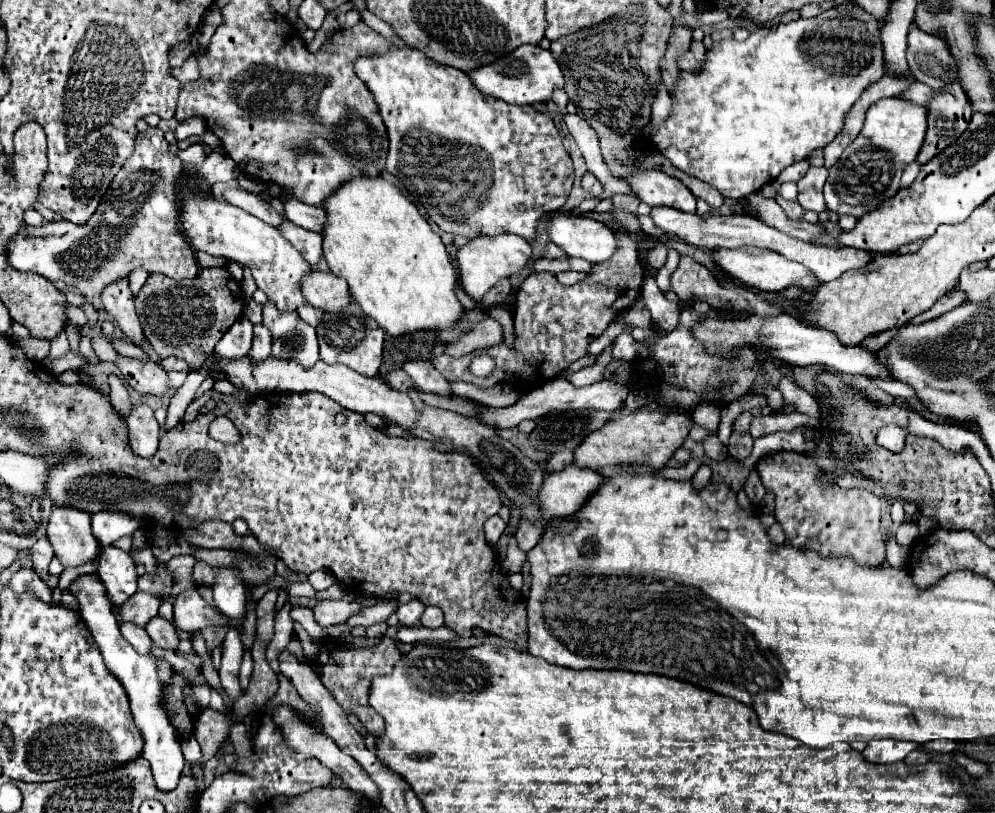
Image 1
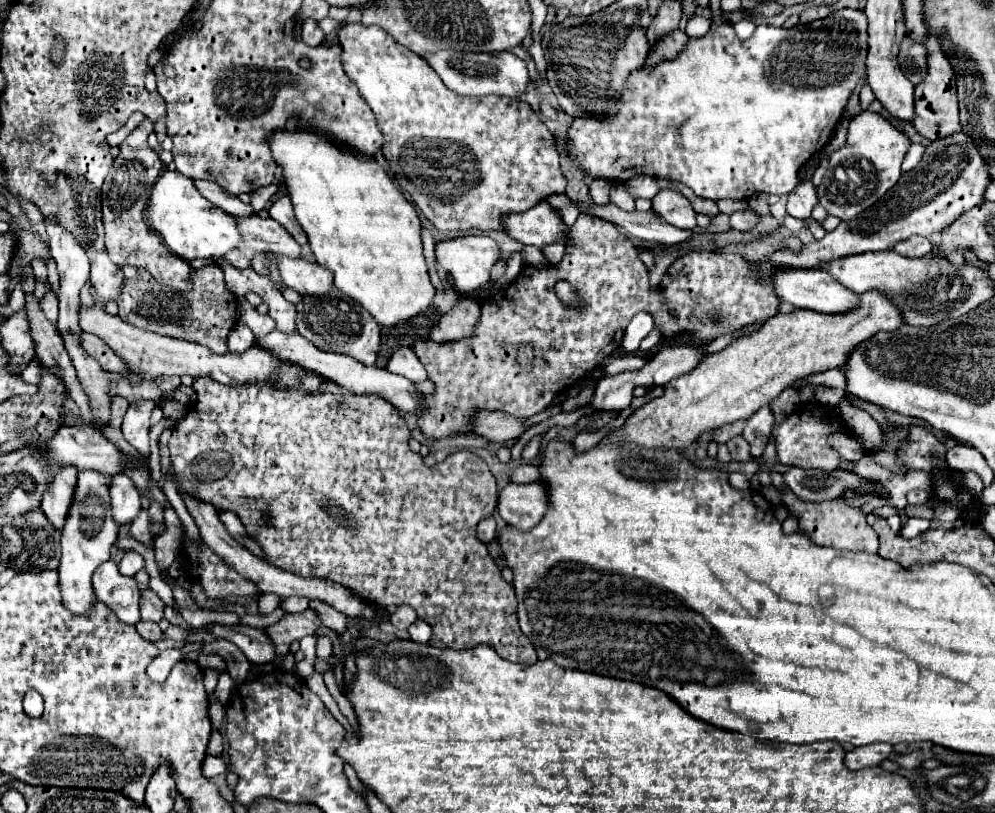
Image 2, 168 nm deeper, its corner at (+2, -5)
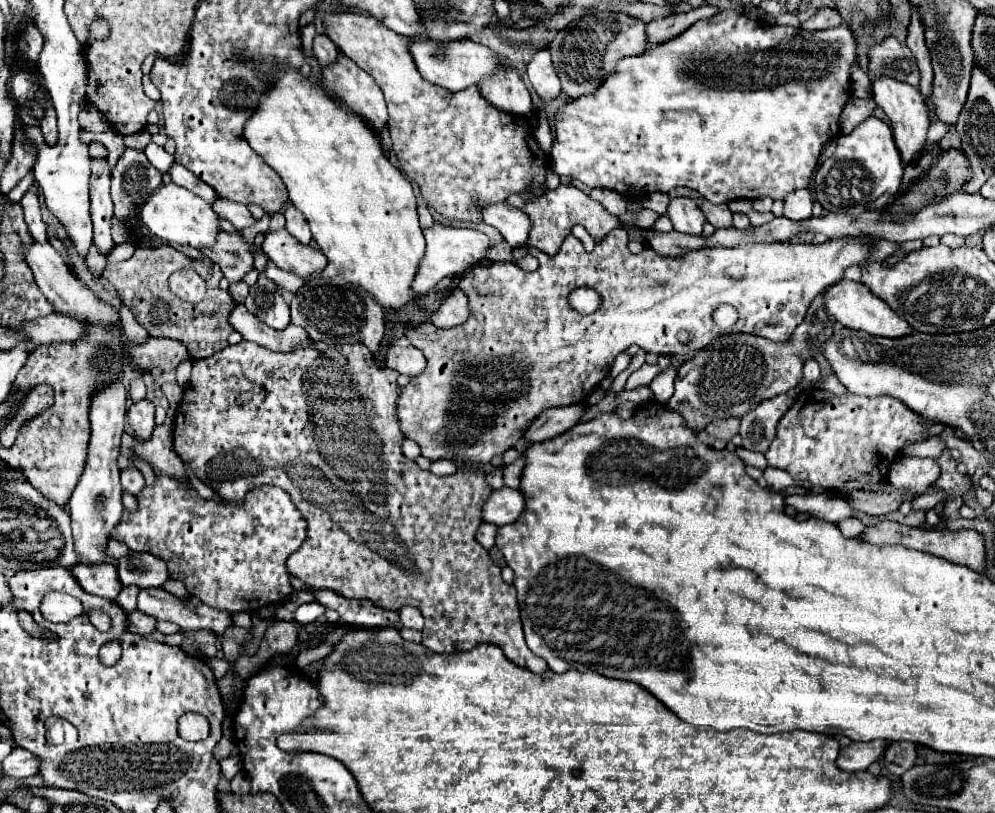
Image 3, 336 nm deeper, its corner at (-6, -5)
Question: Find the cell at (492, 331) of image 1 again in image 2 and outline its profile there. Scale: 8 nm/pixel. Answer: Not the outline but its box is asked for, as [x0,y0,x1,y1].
[429,295,479,343]

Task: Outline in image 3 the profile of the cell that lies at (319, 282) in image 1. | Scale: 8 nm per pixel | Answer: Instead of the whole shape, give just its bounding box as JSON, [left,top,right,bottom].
[263,229,329,279]

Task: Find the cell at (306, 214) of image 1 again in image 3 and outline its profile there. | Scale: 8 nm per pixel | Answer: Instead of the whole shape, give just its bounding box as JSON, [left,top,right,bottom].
[285,205,311,245]

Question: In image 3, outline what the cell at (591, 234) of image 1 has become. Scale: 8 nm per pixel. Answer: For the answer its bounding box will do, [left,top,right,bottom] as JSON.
[483,203,531,247]

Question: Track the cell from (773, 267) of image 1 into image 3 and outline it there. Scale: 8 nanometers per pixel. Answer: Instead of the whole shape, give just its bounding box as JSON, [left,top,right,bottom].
[823,279,911,337]

